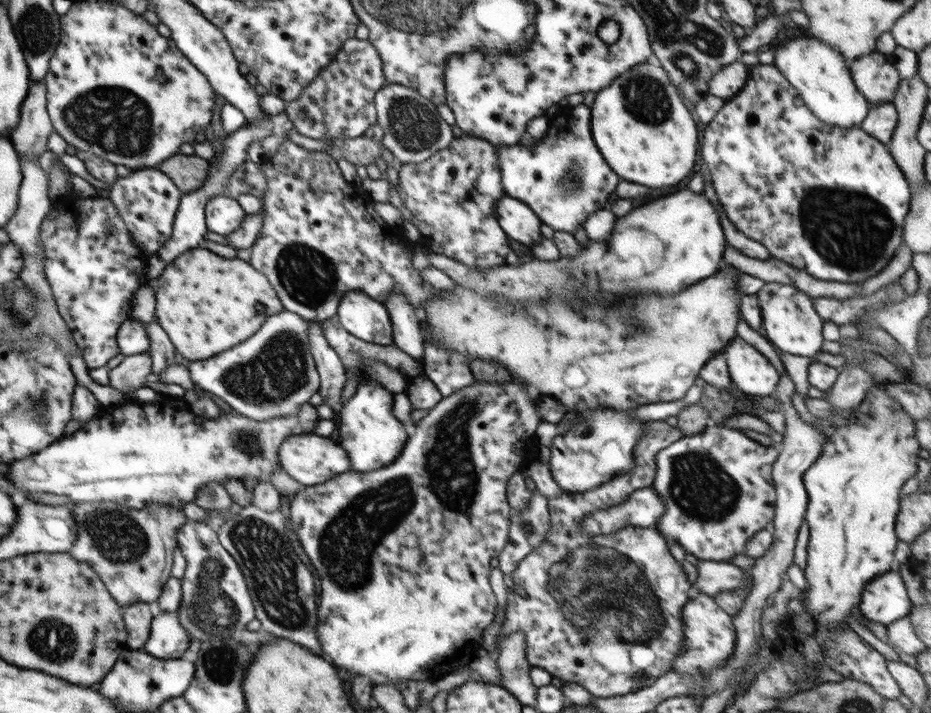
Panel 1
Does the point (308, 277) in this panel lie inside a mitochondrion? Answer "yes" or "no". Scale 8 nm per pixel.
yes

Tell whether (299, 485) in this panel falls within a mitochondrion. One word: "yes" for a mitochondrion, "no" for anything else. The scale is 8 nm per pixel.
no

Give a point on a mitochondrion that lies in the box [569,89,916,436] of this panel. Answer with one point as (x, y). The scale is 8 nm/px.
(847, 229)

